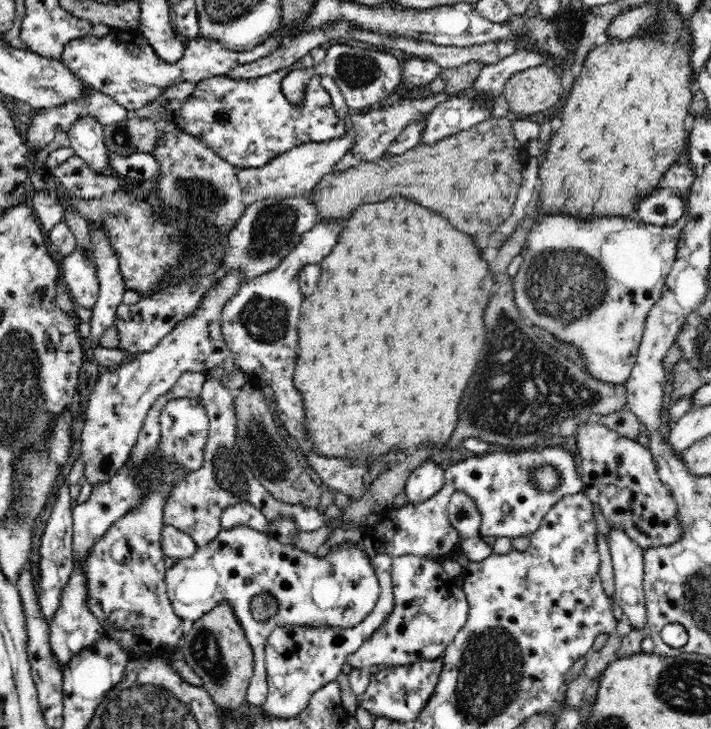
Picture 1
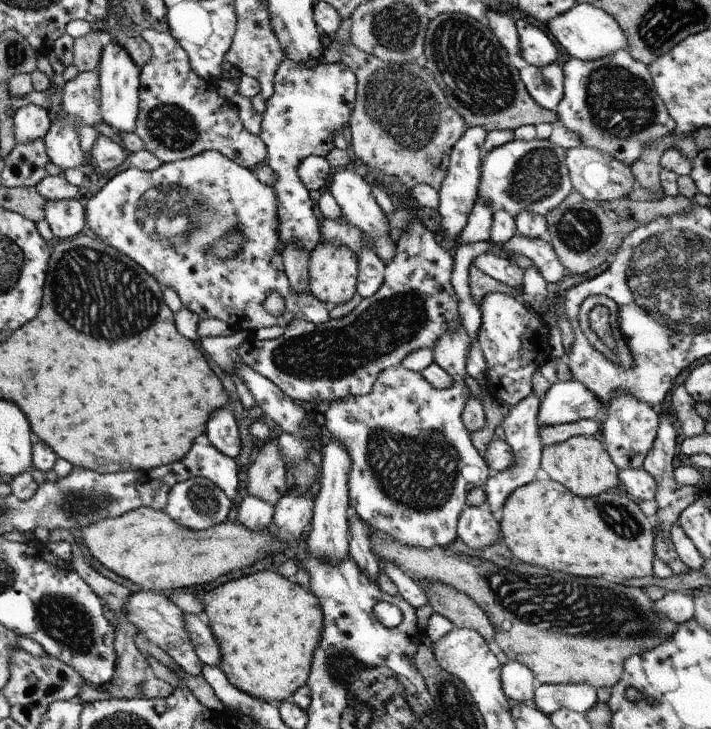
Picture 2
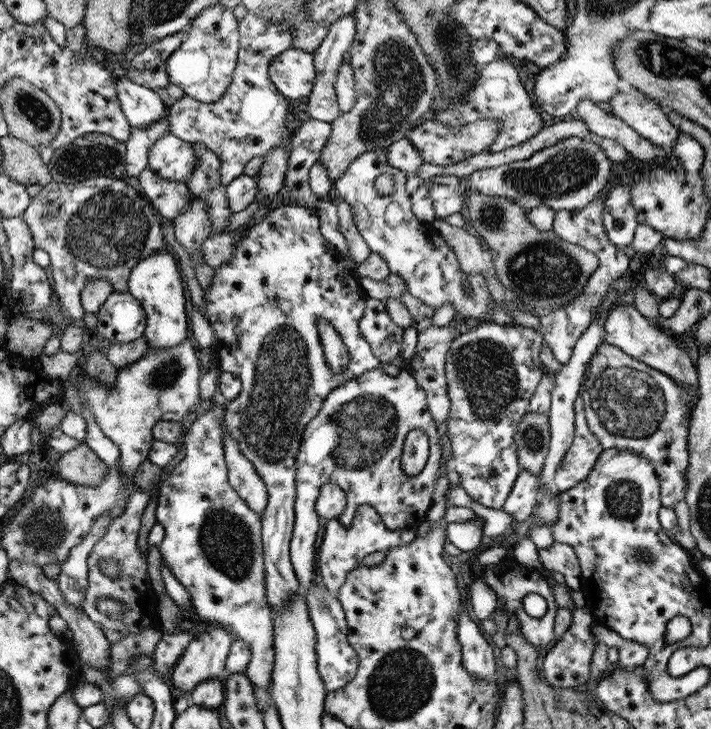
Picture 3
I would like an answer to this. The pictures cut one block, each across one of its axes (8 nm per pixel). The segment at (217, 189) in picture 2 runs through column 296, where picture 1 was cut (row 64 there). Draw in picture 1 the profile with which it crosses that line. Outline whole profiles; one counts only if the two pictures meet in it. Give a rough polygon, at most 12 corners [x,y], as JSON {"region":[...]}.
{"region":[[322,47],[264,76],[196,82],[184,130],[238,168],[340,139]]}

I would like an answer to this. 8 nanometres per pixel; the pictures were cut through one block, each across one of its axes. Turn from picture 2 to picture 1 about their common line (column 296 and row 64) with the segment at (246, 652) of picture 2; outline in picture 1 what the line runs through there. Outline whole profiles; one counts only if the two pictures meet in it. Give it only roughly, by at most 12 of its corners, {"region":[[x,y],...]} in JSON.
{"region":[[691,33],[587,54],[539,216],[635,217],[684,154]]}

